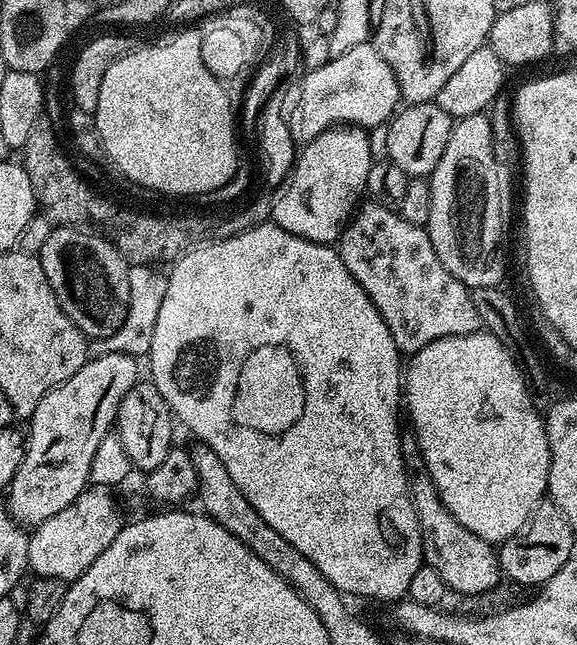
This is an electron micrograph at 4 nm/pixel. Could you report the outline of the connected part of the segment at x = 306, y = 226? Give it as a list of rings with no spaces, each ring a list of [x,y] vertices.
[[[335,126],[328,128],[325,132],[318,134],[316,137],[309,139],[302,148],[302,151],[295,159],[295,167],[289,172],[286,182],[280,185],[278,191],[272,196],[272,214],[271,223],[277,224],[282,230],[286,230],[290,234],[300,236],[304,240],[309,240],[315,244],[326,244],[329,246],[335,245],[340,239],[340,235],[344,233],[348,226],[348,221],[354,215],[354,209],[361,203],[362,197],[365,195],[368,186],[368,175],[373,166],[371,158],[371,142],[369,140],[369,133],[363,127],[355,126]]]

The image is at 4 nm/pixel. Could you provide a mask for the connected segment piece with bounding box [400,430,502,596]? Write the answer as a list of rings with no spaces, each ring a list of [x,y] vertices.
[[[401,431],[400,449],[404,455],[404,469],[408,471],[408,492],[412,495],[412,505],[422,534],[423,563],[434,566],[434,570],[442,574],[442,582],[446,582],[446,586],[453,593],[461,592],[464,596],[476,596],[479,592],[490,591],[499,580],[502,580],[497,549],[490,542],[478,538],[478,534],[466,530],[466,526],[462,526],[458,518],[454,518],[454,514],[446,510],[428,469],[420,458],[420,447],[412,431]]]

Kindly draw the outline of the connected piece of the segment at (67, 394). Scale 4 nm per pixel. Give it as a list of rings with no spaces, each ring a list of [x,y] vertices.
[[[110,353],[96,359],[89,358],[71,378],[50,390],[44,395],[42,402],[38,402],[27,425],[29,428],[26,428],[24,457],[6,493],[7,507],[21,525],[37,526],[46,522],[53,518],[54,514],[70,506],[89,487],[88,475],[90,462],[94,462],[94,450],[98,450],[98,442],[102,442],[102,438],[106,438],[113,431],[122,398],[138,382],[136,363],[137,357],[126,353]]]

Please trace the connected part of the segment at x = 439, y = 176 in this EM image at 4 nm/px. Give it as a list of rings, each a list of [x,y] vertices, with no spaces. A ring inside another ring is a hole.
[[[484,112],[473,116],[461,116],[452,125],[452,133],[446,142],[446,150],[442,150],[442,158],[438,158],[438,166],[430,177],[430,218],[426,225],[428,237],[446,270],[454,274],[454,278],[462,281],[467,288],[494,288],[501,283],[504,276],[504,252],[500,249],[500,231],[504,228],[504,220],[500,217],[500,168],[496,165],[496,152],[492,149],[492,124],[487,120]]]

